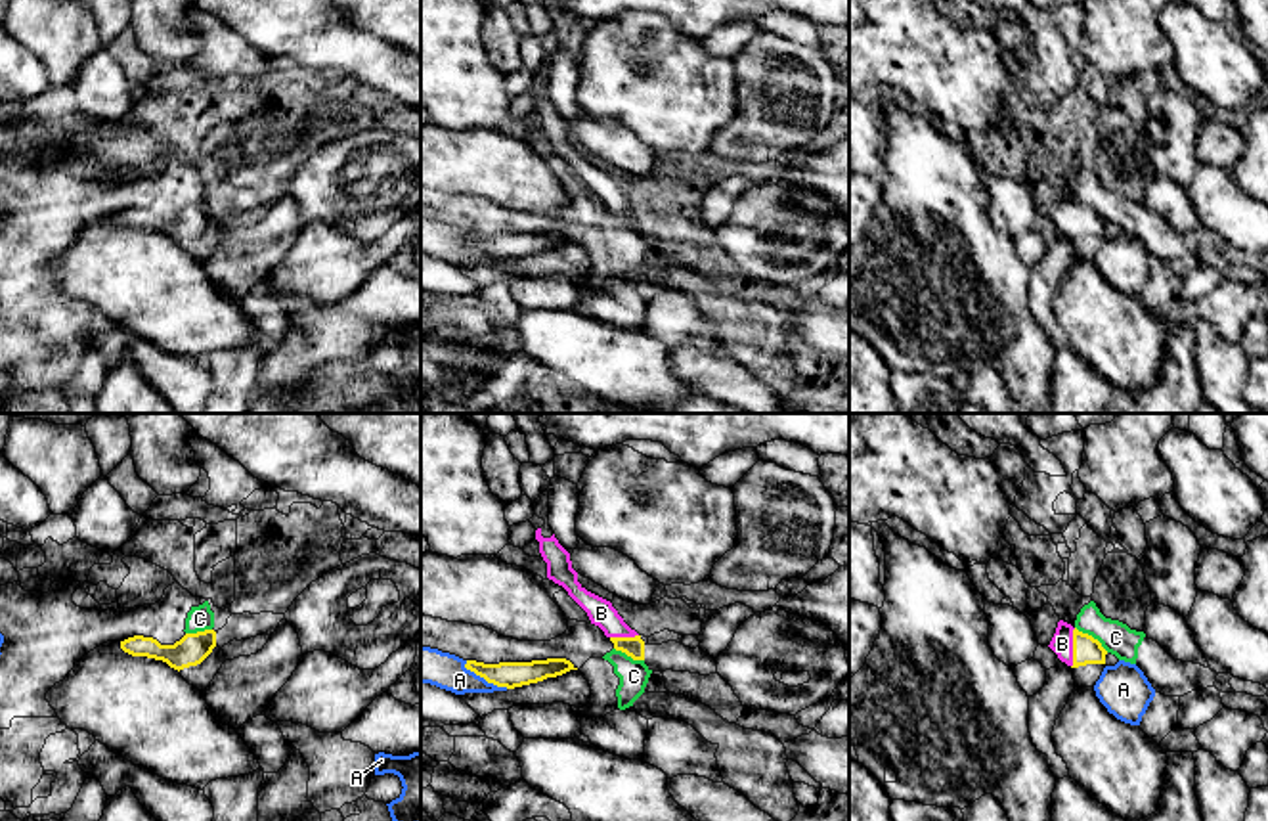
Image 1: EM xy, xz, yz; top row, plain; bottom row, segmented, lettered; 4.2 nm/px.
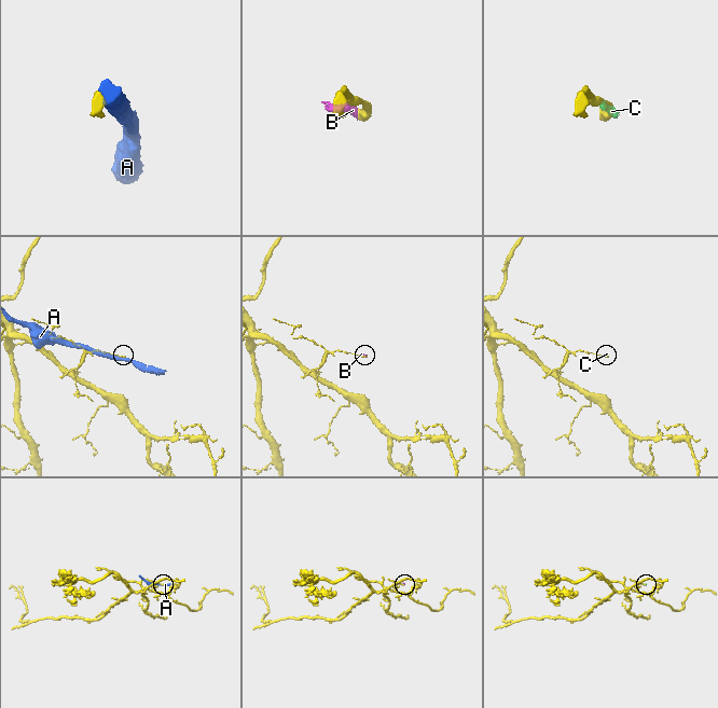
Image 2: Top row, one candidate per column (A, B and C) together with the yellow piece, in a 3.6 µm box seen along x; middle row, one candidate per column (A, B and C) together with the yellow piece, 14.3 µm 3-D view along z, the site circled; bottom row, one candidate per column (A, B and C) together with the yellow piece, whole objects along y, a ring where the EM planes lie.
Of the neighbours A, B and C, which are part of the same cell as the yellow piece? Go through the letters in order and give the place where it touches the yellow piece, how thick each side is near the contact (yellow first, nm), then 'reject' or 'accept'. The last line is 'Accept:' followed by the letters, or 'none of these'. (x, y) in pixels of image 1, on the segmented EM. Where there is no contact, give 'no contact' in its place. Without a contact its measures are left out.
A: meets yellow in xz at (484, 678); 110 nm thick on the yellow side, 150 nm on the other; reject
B: meets yellow in yz at (1073, 647); 120 nm thick on the yellow side, 100 nm on the other; accept
C: meets yellow in yz at (1091, 636); 120 nm thick on the yellow side, 140 nm on the other; reject
Accept: B

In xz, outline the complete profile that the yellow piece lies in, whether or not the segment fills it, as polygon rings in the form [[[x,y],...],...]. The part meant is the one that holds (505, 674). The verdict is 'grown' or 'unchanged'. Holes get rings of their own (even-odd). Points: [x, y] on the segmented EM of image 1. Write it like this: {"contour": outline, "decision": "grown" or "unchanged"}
{"contour": [[[547,658],[547,660],[532,660],[532,662],[499,662],[499,664],[467,660],[465,668],[484,677],[488,683],[507,689],[537,683],[547,677],[562,676],[570,670],[578,670],[566,658]]], "decision": "unchanged"}

